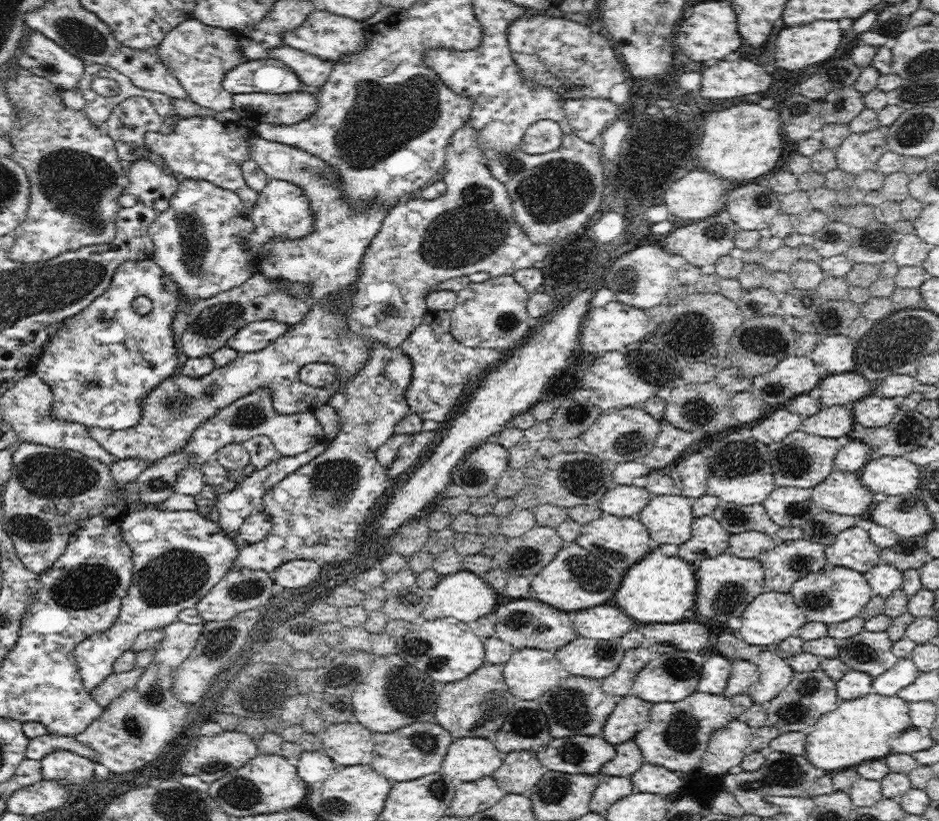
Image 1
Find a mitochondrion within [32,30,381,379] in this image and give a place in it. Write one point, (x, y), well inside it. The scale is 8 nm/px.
(76, 183)

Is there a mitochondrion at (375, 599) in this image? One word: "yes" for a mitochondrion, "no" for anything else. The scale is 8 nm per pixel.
no

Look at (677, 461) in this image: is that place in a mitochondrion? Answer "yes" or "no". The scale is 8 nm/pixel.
no

